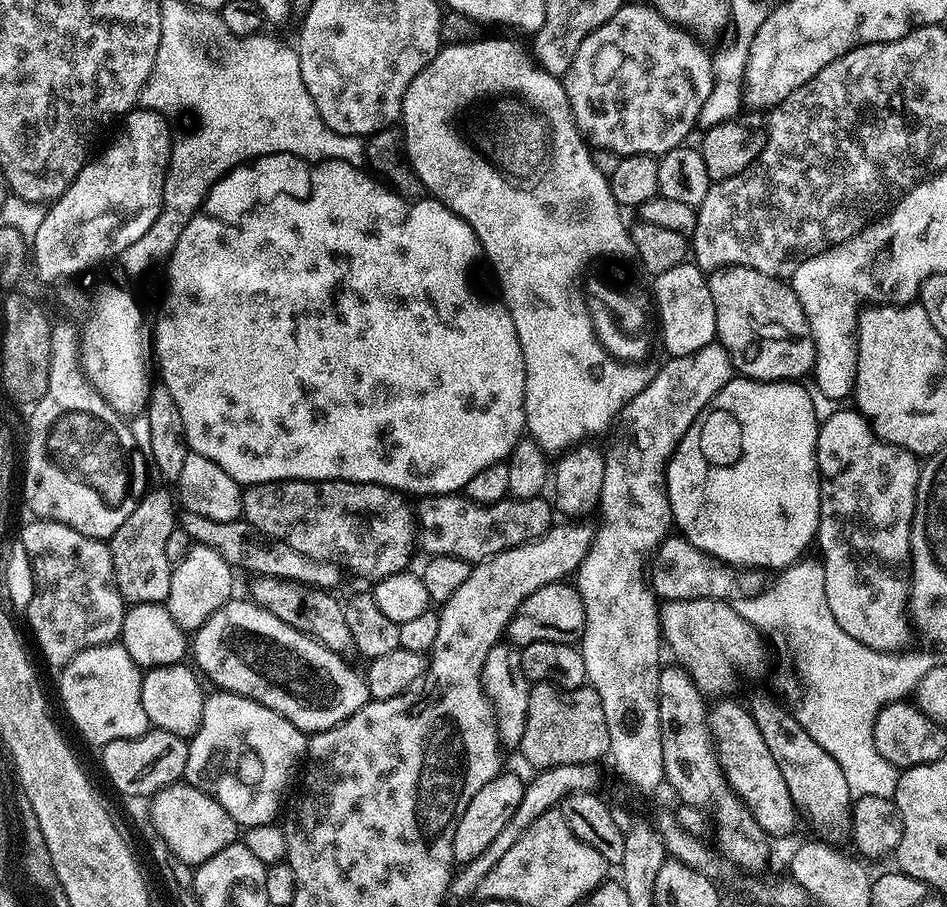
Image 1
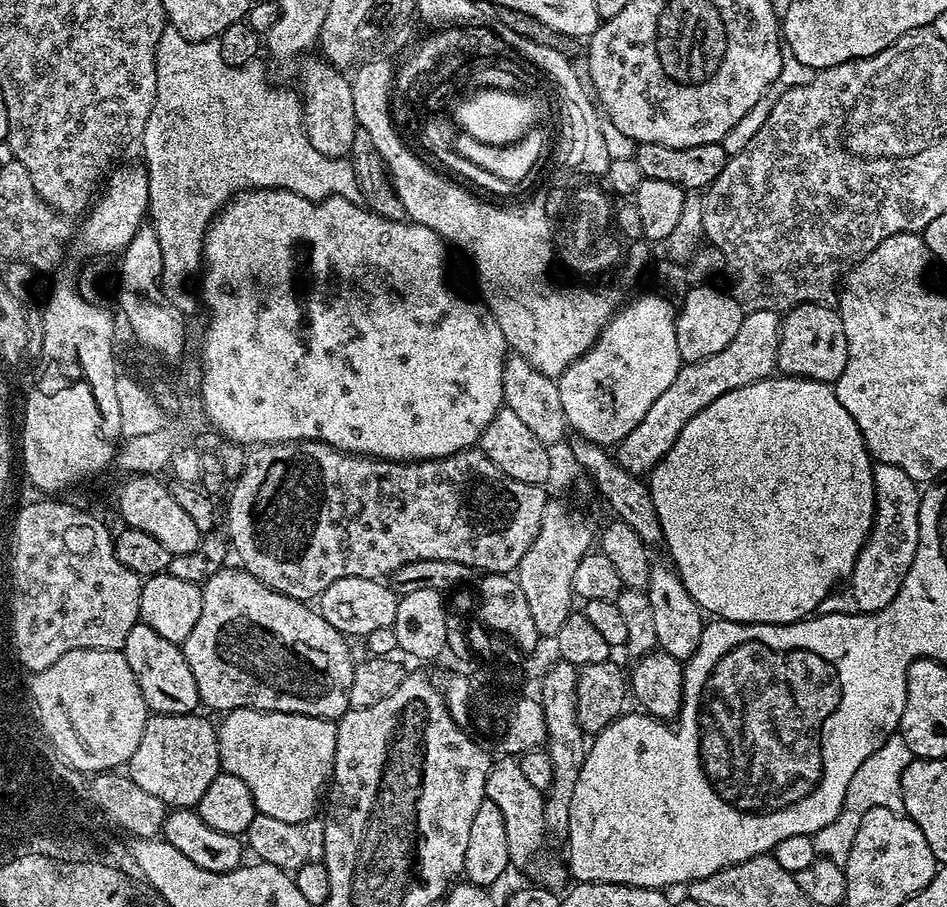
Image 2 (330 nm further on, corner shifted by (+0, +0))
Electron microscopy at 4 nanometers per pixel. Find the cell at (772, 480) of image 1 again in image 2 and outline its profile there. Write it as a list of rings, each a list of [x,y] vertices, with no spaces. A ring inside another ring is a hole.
[[[776,374],[767,380],[754,382],[750,386],[730,390],[730,394],[722,394],[722,398],[714,398],[714,402],[710,402],[710,406],[706,406],[706,410],[694,414],[694,418],[690,418],[690,422],[686,422],[686,426],[682,426],[682,434],[678,434],[674,446],[670,446],[667,454],[656,463],[656,467],[652,469],[650,479],[647,481],[648,491],[651,492],[654,498],[654,510],[658,510],[658,522],[662,522],[663,547],[668,547],[668,552],[672,555],[670,563],[682,578],[686,590],[690,590],[690,598],[694,598],[696,605],[707,613],[709,617],[733,620],[739,624],[792,624],[796,620],[803,620],[813,615],[819,609],[820,603],[832,595],[837,586],[843,585],[840,584],[843,580],[845,583],[851,577],[854,562],[858,558],[866,538],[872,533],[872,516],[876,512],[876,499],[874,498],[874,486],[872,485],[873,463],[872,457],[868,455],[866,442],[862,438],[862,430],[858,430],[858,422],[854,422],[854,418],[850,418],[850,414],[846,414],[846,406],[842,406],[842,402],[838,402],[835,387],[831,383],[807,380],[800,376]]]

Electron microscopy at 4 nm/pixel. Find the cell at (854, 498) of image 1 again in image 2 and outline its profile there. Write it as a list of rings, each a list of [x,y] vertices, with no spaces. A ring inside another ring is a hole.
[[[879,462],[873,463],[872,466],[872,485],[876,499],[876,512],[872,516],[872,533],[866,538],[866,542],[854,562],[854,570],[850,577],[852,597],[854,602],[858,602],[862,612],[877,612],[886,606],[890,606],[890,602],[894,602],[894,598],[900,595],[902,578],[906,578],[906,574],[914,562],[914,554],[918,550],[918,514],[920,513],[922,495],[921,485],[912,480],[910,474],[906,474],[906,470]]]

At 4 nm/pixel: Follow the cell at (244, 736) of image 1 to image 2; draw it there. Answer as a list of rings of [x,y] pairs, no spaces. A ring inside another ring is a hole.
[[[239,708],[221,720],[224,721],[219,721],[216,733],[221,769],[250,786],[257,813],[278,818],[278,822],[313,819],[330,784],[336,724],[317,716],[259,712],[253,708]]]

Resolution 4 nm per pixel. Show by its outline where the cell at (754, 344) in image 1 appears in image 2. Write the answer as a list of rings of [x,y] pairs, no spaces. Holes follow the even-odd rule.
[[[798,304],[781,319],[777,369],[783,375],[800,376],[807,380],[835,383],[846,368],[849,346],[842,327],[839,311],[835,307],[817,304]]]

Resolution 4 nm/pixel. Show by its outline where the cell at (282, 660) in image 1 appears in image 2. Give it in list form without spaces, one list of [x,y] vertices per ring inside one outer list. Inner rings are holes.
[[[236,566],[221,567],[212,577],[202,585],[202,614],[190,630],[190,638],[186,638],[182,645],[186,662],[190,662],[190,670],[194,674],[194,682],[198,682],[198,694],[200,703],[206,709],[213,708],[219,714],[227,714],[239,708],[253,708],[259,712],[293,712],[303,716],[317,716],[323,720],[339,721],[340,717],[348,711],[348,699],[350,698],[350,682],[352,681],[352,670],[354,659],[352,652],[348,649],[349,641],[326,618],[320,616],[315,607],[309,606],[305,601],[295,600],[281,592],[275,592],[267,584],[254,578],[250,573]]]

